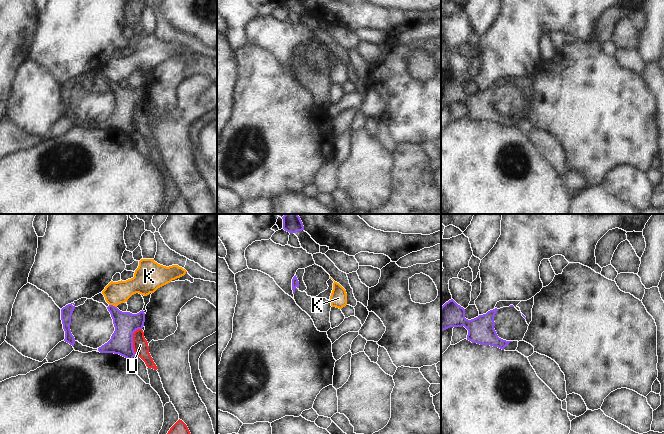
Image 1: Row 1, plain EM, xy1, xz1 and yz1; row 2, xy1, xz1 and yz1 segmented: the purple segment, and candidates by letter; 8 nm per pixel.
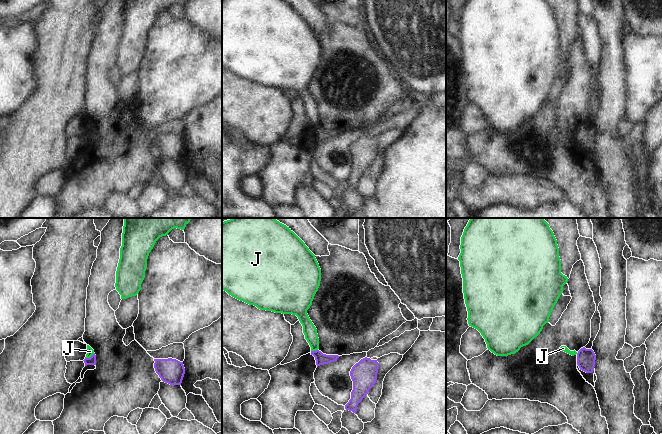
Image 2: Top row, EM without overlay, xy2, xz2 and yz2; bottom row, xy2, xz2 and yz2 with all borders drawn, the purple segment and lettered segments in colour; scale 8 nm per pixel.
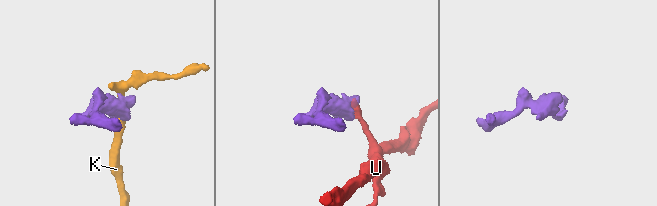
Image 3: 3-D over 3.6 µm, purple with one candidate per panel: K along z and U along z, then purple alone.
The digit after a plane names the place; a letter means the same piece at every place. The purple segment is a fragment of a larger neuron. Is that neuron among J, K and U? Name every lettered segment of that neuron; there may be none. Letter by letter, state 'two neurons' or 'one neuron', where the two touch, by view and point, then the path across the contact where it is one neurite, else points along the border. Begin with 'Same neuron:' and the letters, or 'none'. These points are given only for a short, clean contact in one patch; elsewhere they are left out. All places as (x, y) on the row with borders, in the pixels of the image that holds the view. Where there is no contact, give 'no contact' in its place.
Same neuron: none
J: two neurons; contact xy2 (90, 357); border xy2 (94, 353), (89, 357), (85, 357)
K: two neurons; contact xy1 (112, 305); border xy1 (109, 304), (116, 307)
U: two neurons; contact xy1 (132, 340); border xy1 (141, 328), (138, 328), (133, 333), (133, 351), (135, 355)

